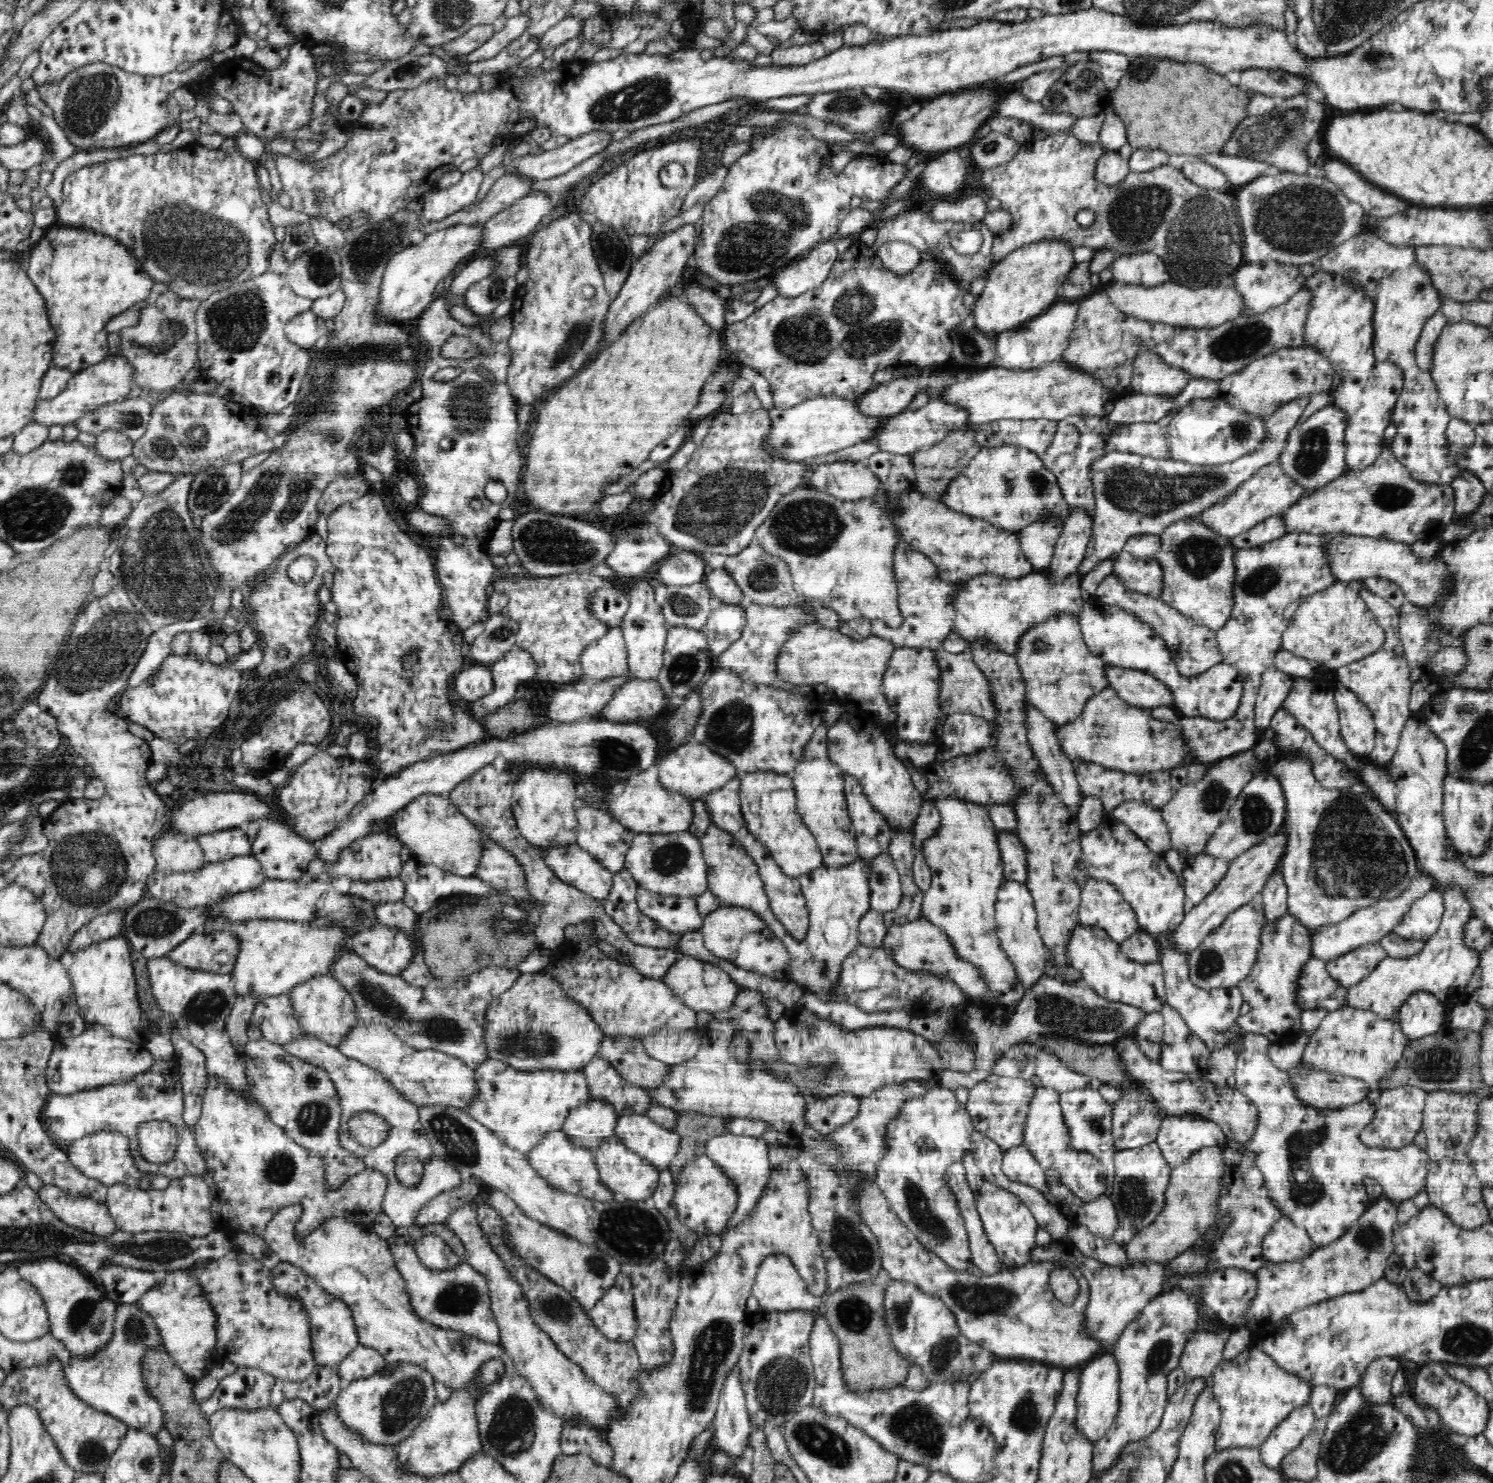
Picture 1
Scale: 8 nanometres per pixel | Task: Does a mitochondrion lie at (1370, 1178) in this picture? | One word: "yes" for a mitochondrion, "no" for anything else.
no

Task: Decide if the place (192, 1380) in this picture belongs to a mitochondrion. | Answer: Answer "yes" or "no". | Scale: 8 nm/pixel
no

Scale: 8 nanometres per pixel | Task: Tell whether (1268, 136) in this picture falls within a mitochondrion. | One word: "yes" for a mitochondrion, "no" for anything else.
yes

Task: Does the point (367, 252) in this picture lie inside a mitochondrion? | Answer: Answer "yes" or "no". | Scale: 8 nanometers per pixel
yes

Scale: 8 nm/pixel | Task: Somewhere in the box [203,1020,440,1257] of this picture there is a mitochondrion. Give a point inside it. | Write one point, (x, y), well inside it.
(312, 1117)

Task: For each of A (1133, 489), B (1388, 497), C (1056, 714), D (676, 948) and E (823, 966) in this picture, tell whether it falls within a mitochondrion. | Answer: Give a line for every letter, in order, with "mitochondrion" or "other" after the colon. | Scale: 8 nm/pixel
A: mitochondrion
B: mitochondrion
C: other
D: other
E: mitochondrion

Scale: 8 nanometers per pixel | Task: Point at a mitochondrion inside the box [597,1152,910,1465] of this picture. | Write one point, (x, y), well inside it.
(711, 1348)

